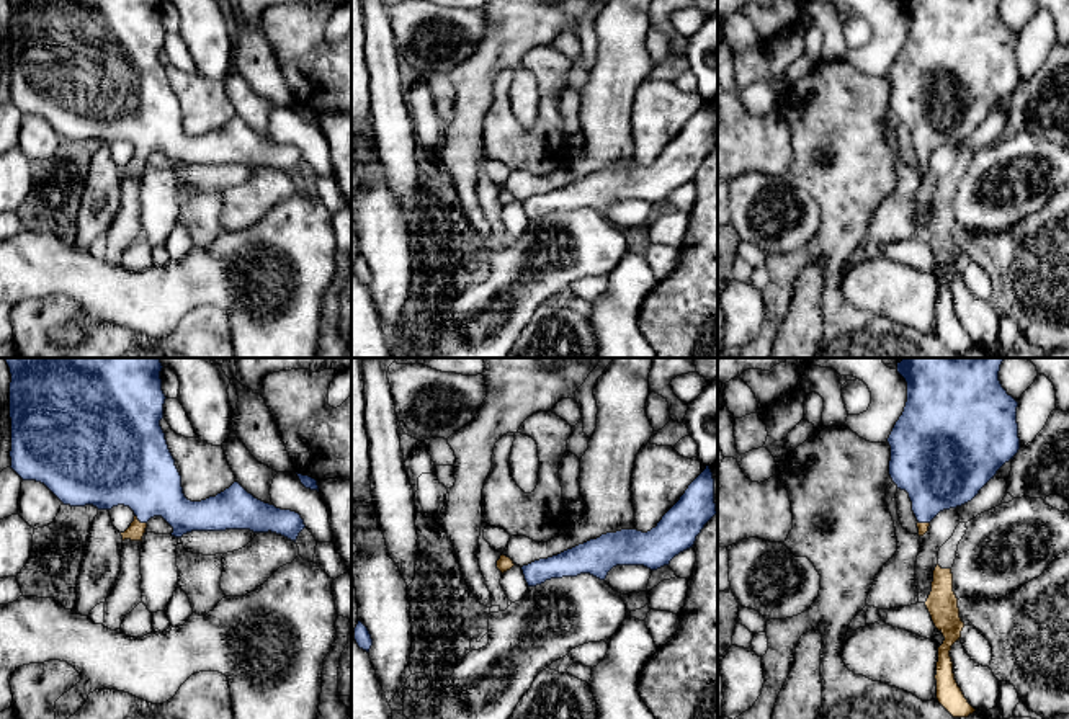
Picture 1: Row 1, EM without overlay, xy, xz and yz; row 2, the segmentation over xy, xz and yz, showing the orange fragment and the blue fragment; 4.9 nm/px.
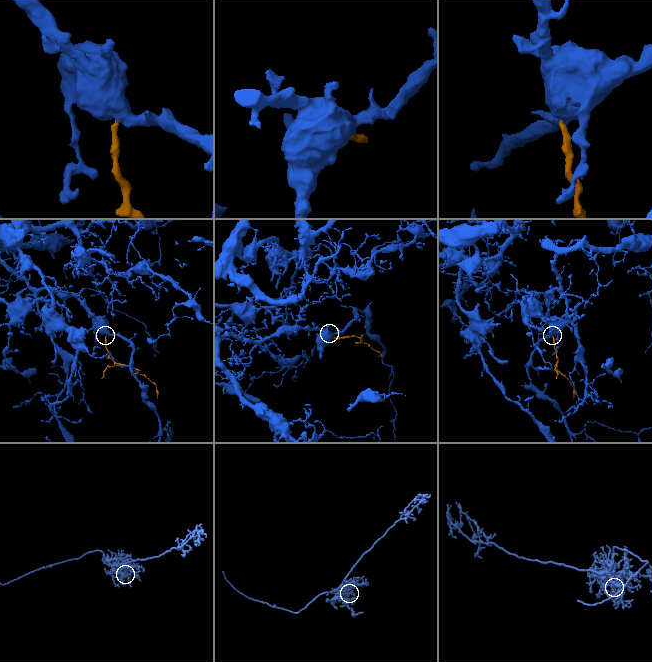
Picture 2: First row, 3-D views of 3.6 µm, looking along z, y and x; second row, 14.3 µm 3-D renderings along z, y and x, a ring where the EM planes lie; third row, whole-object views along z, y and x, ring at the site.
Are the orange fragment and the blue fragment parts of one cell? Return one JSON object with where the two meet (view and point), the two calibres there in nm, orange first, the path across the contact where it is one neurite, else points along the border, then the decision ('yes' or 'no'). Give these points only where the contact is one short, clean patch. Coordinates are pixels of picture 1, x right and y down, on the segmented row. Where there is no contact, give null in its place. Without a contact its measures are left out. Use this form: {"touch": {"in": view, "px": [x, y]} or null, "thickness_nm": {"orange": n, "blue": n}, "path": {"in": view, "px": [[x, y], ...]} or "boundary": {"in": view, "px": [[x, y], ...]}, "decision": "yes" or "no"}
{"touch": {"in": "xy", "px": [139, 522]}, "thickness_nm": {"orange": 80, "blue": 360}, "path": {"in": "xy", "px": [[136, 530], [139, 522], [138, 471]]}, "decision": "yes"}

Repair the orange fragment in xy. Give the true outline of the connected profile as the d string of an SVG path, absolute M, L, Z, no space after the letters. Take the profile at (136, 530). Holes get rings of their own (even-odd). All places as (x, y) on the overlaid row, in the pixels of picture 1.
M5 358L10 382L11 418L11 469L23 480L44 484L64 505L93 505L111 510L124 505L134 511L134 521L121 533L123 541L142 541L147 521L162 516L172 528L172 536L181 538L191 531L250 529L276 533L296 543L306 528L299 513L281 510L248 493L239 482L201 502L185 497L181 476L168 449L160 426L165 394L162 391L162 363L159 358Z

